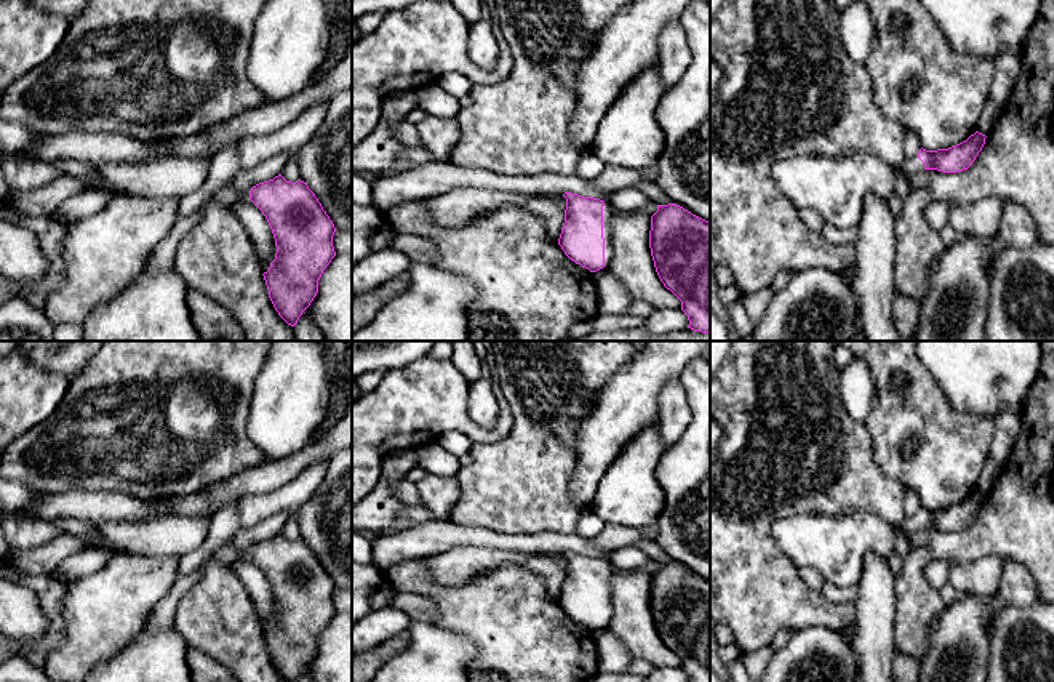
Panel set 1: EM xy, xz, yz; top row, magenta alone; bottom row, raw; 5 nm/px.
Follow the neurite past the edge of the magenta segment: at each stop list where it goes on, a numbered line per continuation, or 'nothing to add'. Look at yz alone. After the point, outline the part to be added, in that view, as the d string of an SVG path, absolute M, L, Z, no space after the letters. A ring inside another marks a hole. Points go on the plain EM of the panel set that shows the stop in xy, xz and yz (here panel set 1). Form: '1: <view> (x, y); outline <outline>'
1: yz (914, 524); outline M918 514L912 517L905 517L902 522L904 535L910 540L915 533L924 530L923 520L918 517Z

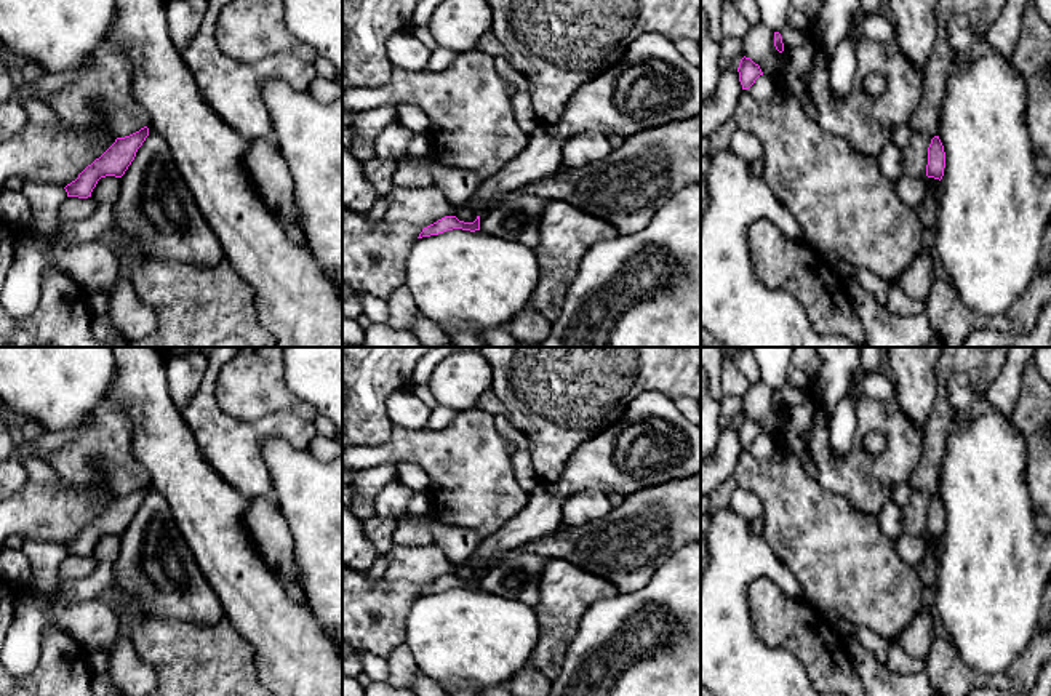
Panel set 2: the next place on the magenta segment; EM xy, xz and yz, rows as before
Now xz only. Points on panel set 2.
nothing to add

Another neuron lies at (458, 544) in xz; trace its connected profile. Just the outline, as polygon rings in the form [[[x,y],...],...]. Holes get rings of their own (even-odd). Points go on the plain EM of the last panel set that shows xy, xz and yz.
[[[424,515],[424,523],[432,533],[432,542],[438,546],[456,566],[454,574],[459,579],[474,581],[480,573],[467,568],[466,563],[483,541],[483,536],[472,530],[448,526],[434,515]]]

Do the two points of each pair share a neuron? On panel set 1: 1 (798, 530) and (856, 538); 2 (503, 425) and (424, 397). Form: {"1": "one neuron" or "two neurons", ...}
{"1": "one neuron", "2": "one neuron"}

